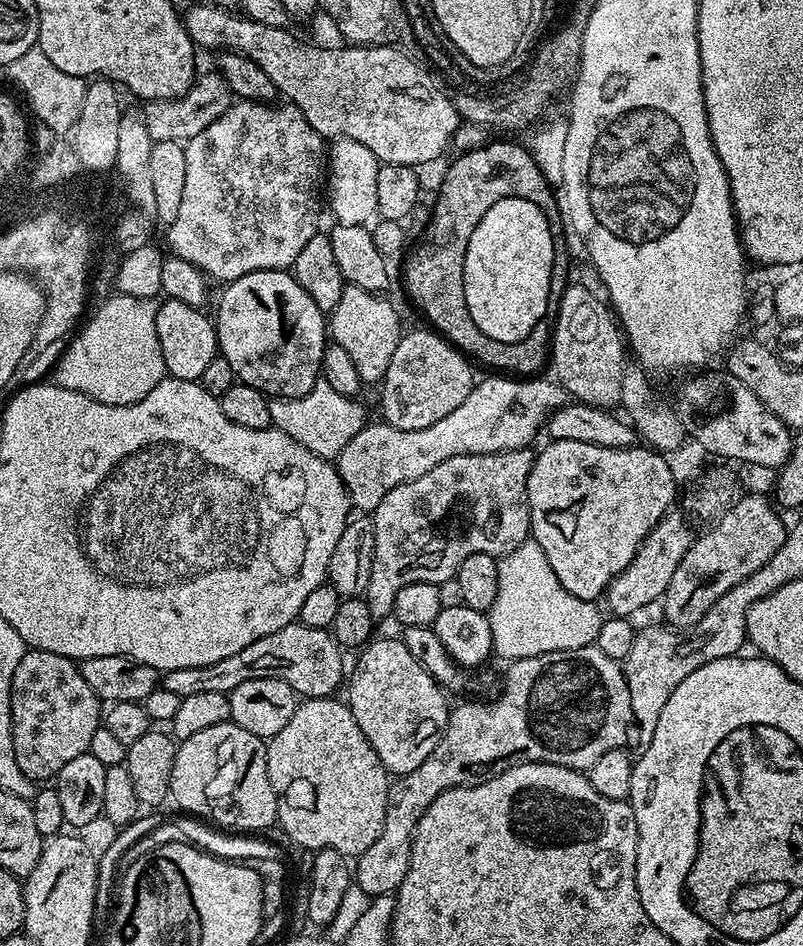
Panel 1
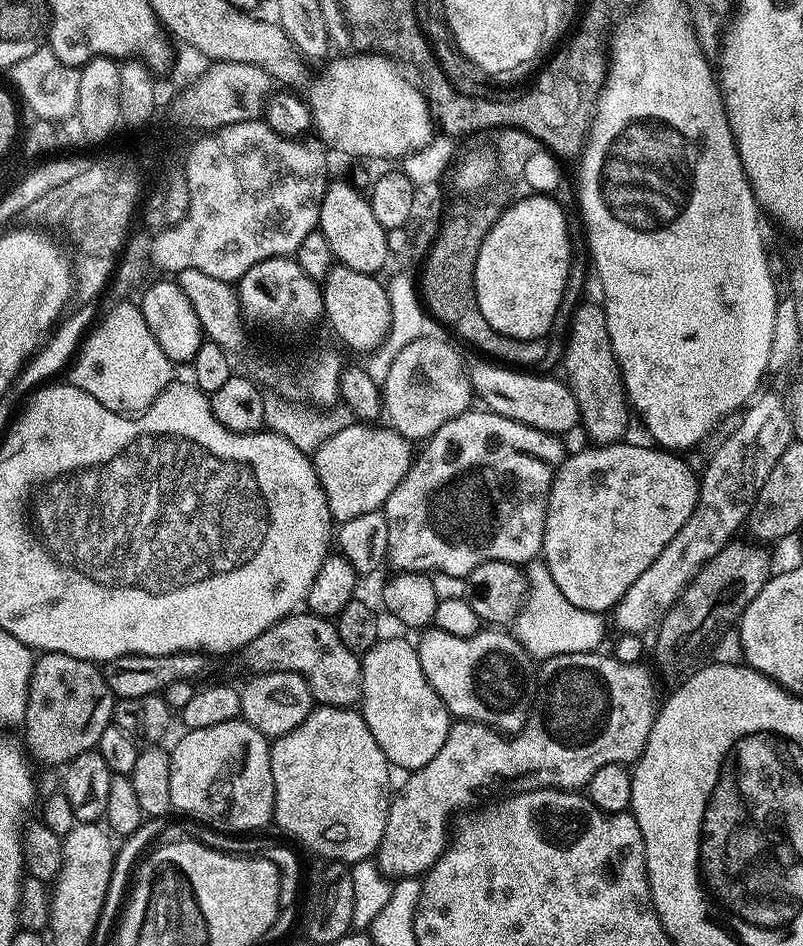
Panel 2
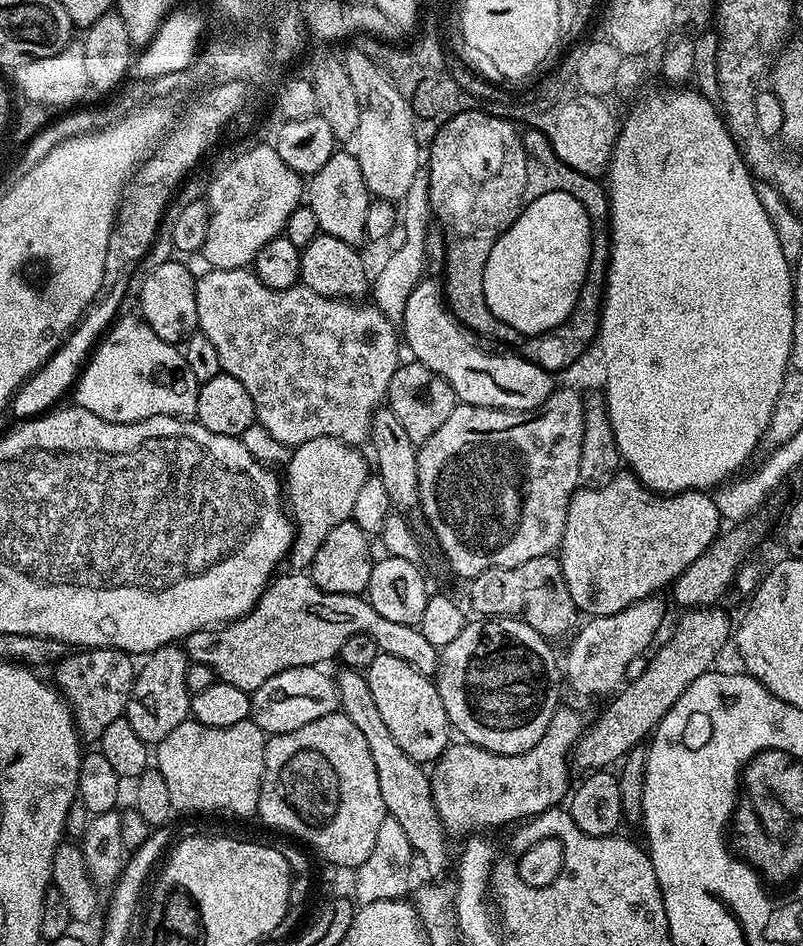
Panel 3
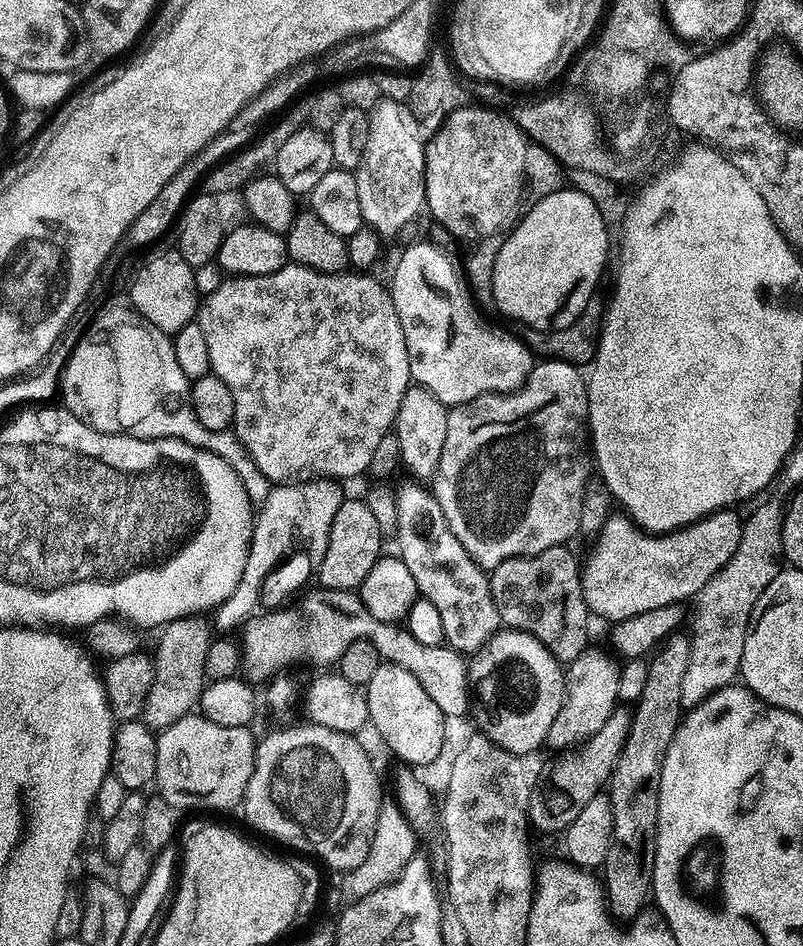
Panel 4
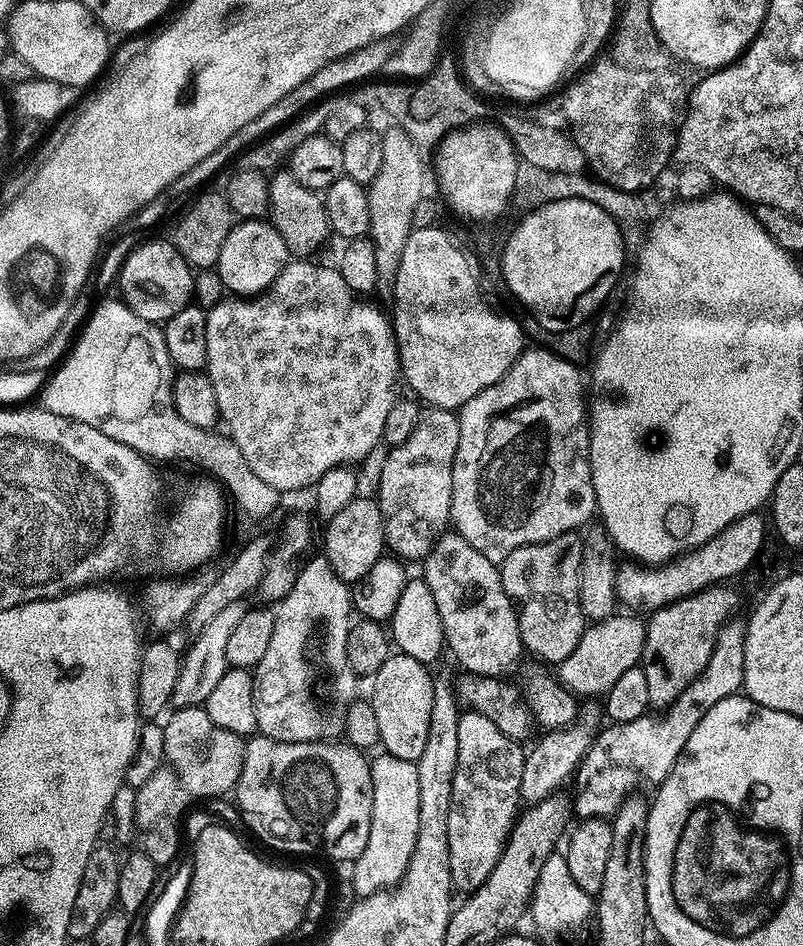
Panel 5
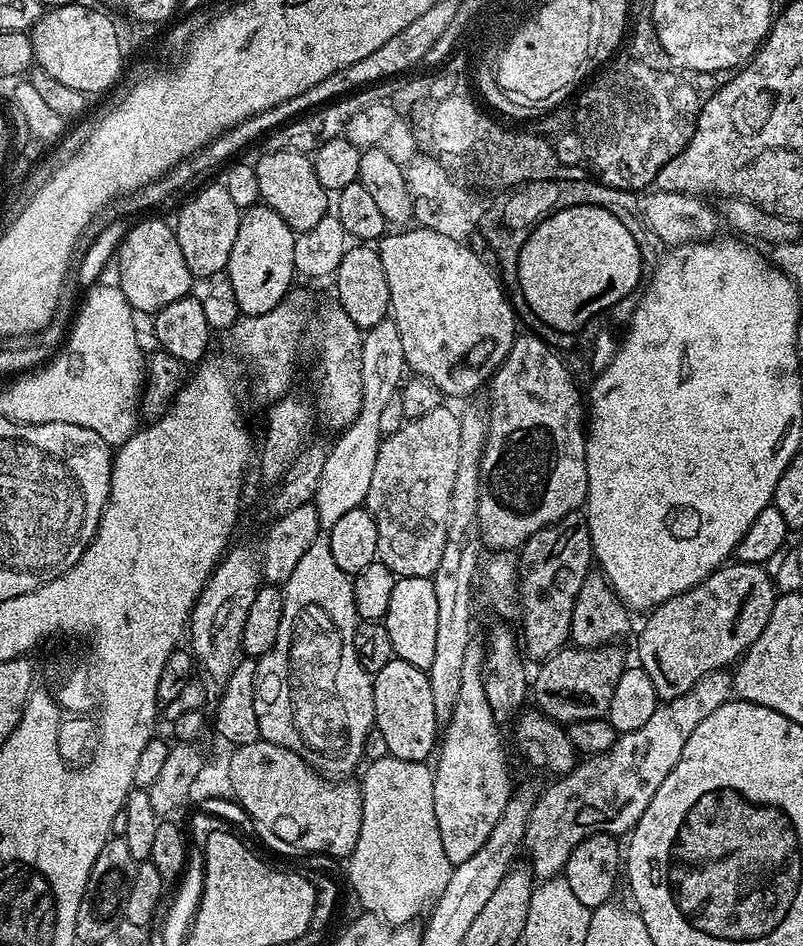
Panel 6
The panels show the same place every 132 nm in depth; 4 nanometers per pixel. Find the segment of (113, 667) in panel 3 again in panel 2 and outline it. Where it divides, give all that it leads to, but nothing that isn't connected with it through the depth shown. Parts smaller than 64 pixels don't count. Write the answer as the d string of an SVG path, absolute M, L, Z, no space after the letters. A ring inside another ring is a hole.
M45 652L35 657L32 665L32 677L28 683L28 705L22 721L22 729L28 738L27 747L31 755L45 760L48 764L66 766L78 754L91 752L97 747L102 732L113 723L117 697L112 695L107 675L99 663L74 658L61 652Z

